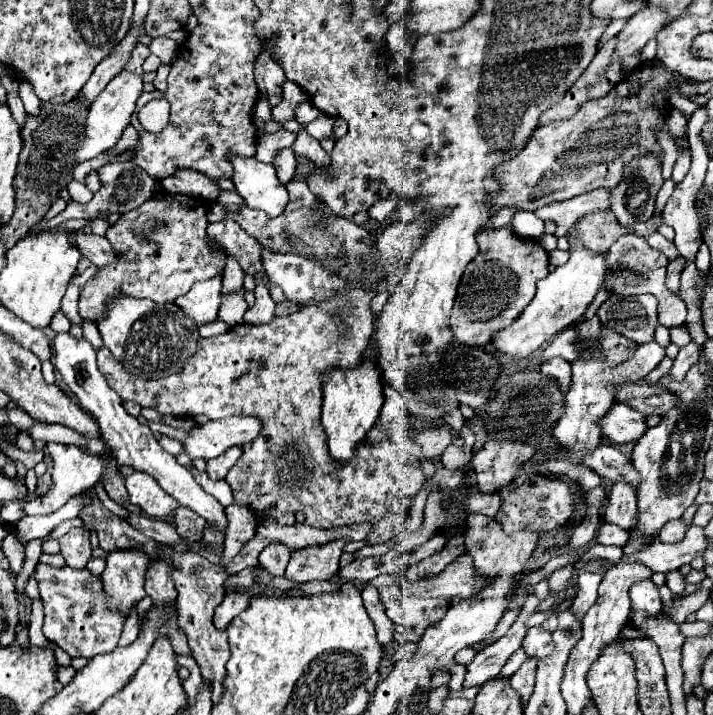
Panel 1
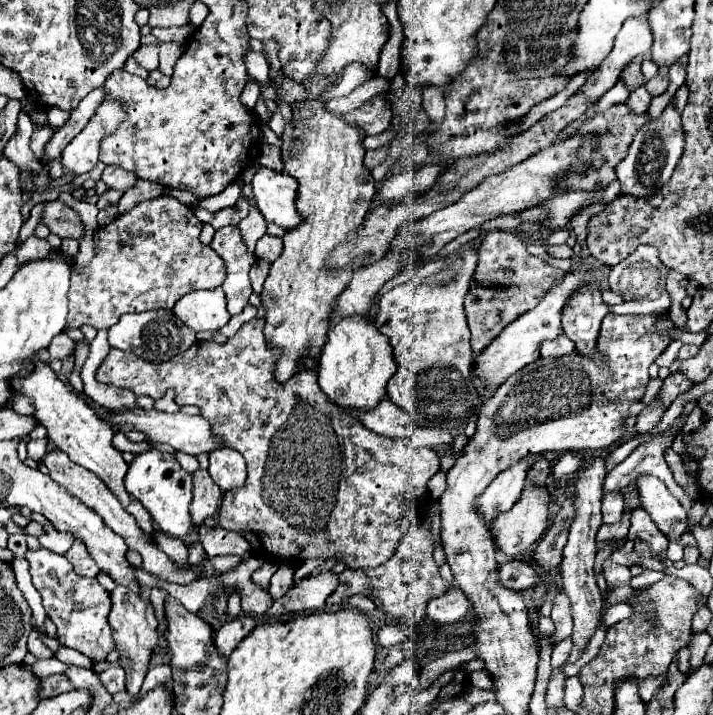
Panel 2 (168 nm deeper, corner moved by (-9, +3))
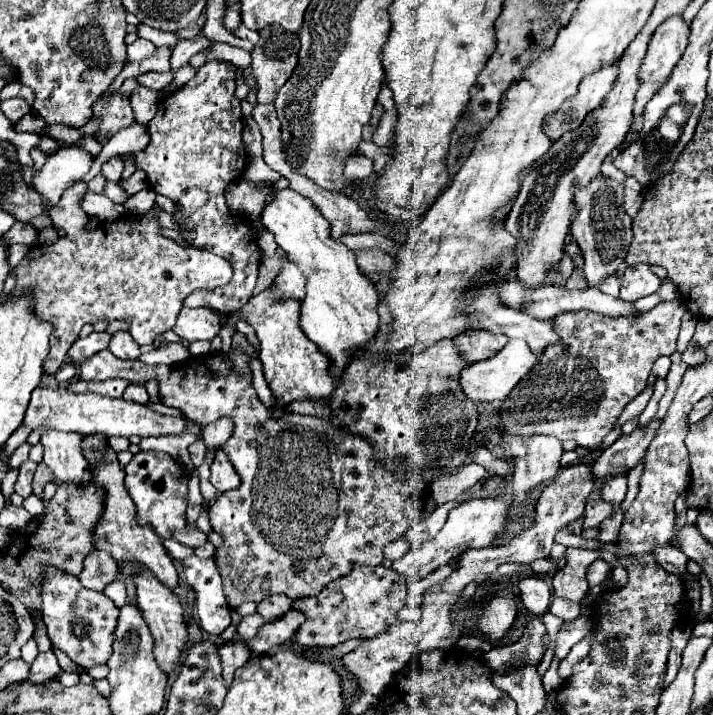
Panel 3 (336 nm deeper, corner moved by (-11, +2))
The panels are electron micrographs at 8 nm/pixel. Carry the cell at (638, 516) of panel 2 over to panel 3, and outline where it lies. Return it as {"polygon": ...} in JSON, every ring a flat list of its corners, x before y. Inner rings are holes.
{"polygon":[[664,546,664,548,656,548,654,550,654,558,656,562,670,574,676,574,678,578,682,578,686,574,686,564,688,564,688,556,682,554,678,548,674,546]]}

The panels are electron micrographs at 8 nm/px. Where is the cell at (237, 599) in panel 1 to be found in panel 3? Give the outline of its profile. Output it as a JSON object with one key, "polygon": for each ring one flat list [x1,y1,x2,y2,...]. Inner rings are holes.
{"polygon":[[232,642,232,644,224,644,218,650,220,662,222,662,222,678,224,678,224,686,232,684,234,672,244,666,248,662,248,648,244,642]]}

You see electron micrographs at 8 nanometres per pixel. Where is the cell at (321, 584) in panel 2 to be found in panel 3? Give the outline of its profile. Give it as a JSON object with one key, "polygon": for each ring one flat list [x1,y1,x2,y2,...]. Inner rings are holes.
{"polygon":[[288,610,288,614,284,614,284,618,278,618,272,624,264,624,258,630,258,634,246,642,248,650,252,652,254,658,270,654,274,646,280,646,292,638,292,634,298,630,300,622,304,622,304,614,300,614,296,610]]}

